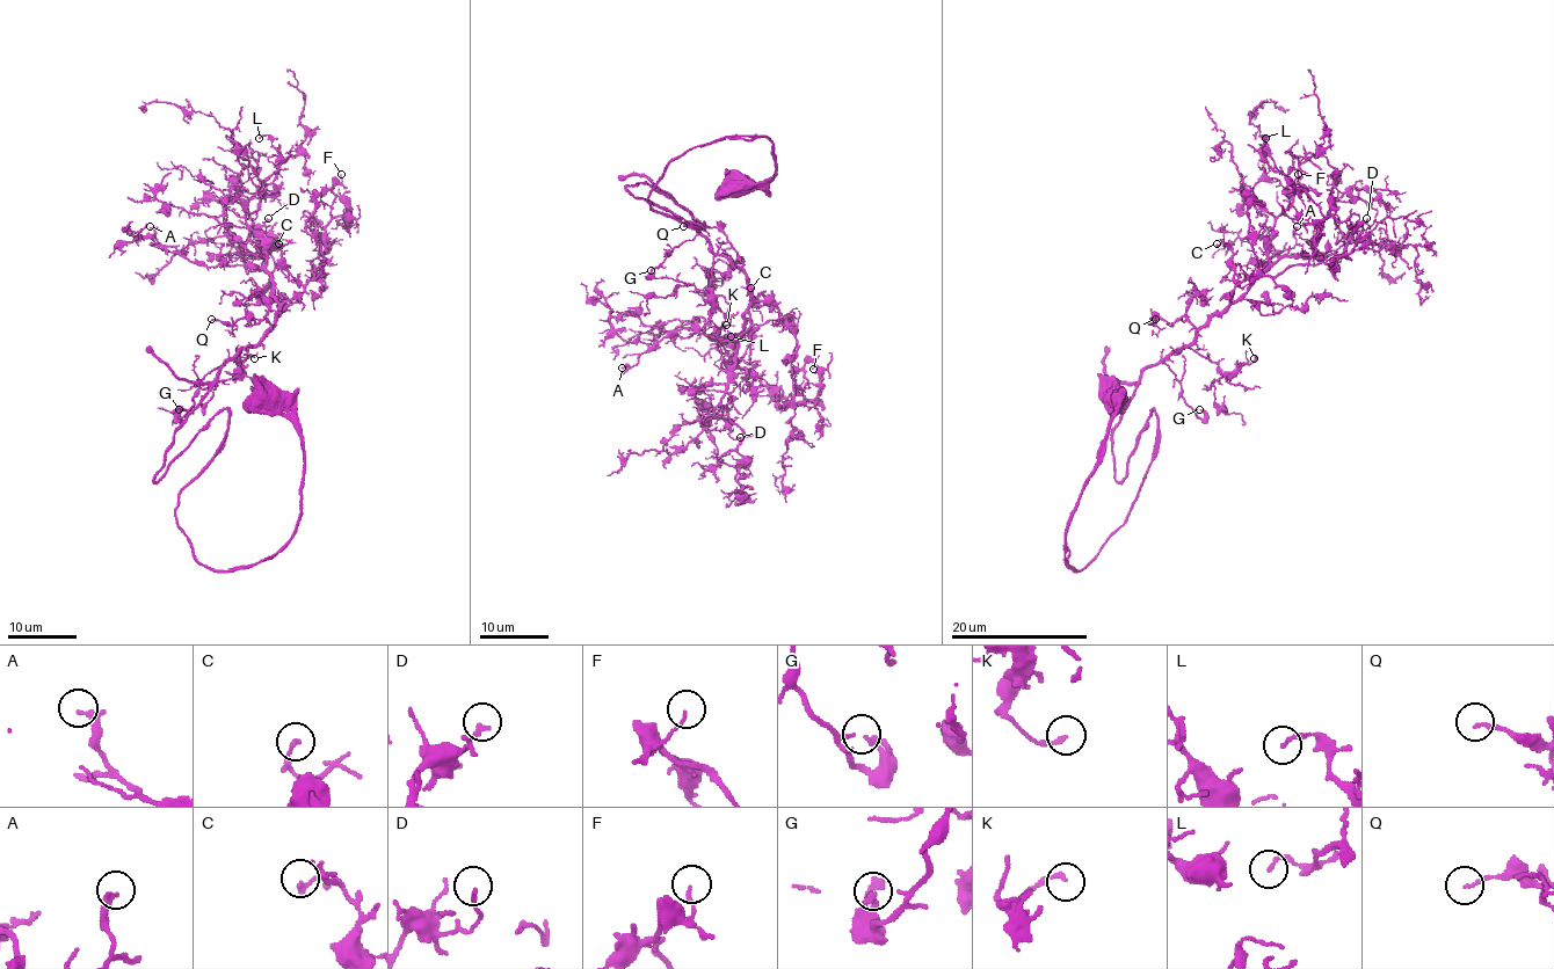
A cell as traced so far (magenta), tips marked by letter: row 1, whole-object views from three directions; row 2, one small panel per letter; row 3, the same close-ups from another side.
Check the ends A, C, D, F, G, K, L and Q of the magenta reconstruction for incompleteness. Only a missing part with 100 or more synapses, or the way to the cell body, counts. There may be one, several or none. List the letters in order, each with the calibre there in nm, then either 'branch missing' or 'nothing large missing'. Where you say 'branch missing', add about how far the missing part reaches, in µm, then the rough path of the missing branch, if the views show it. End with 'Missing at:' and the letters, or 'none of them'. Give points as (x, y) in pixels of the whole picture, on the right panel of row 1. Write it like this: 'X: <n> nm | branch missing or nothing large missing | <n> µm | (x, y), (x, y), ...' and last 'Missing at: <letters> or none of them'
A: 220 nm | nothing large missing
C: 130 nm | nothing large missing
D: 160 nm | nothing large missing
F: 110 nm | nothing large missing
G: 180 nm | nothing large missing
K: 180 nm | nothing large missing
L: 160 nm | nothing large missing
Q: 140 nm | nothing large missing
Missing at: none of them

